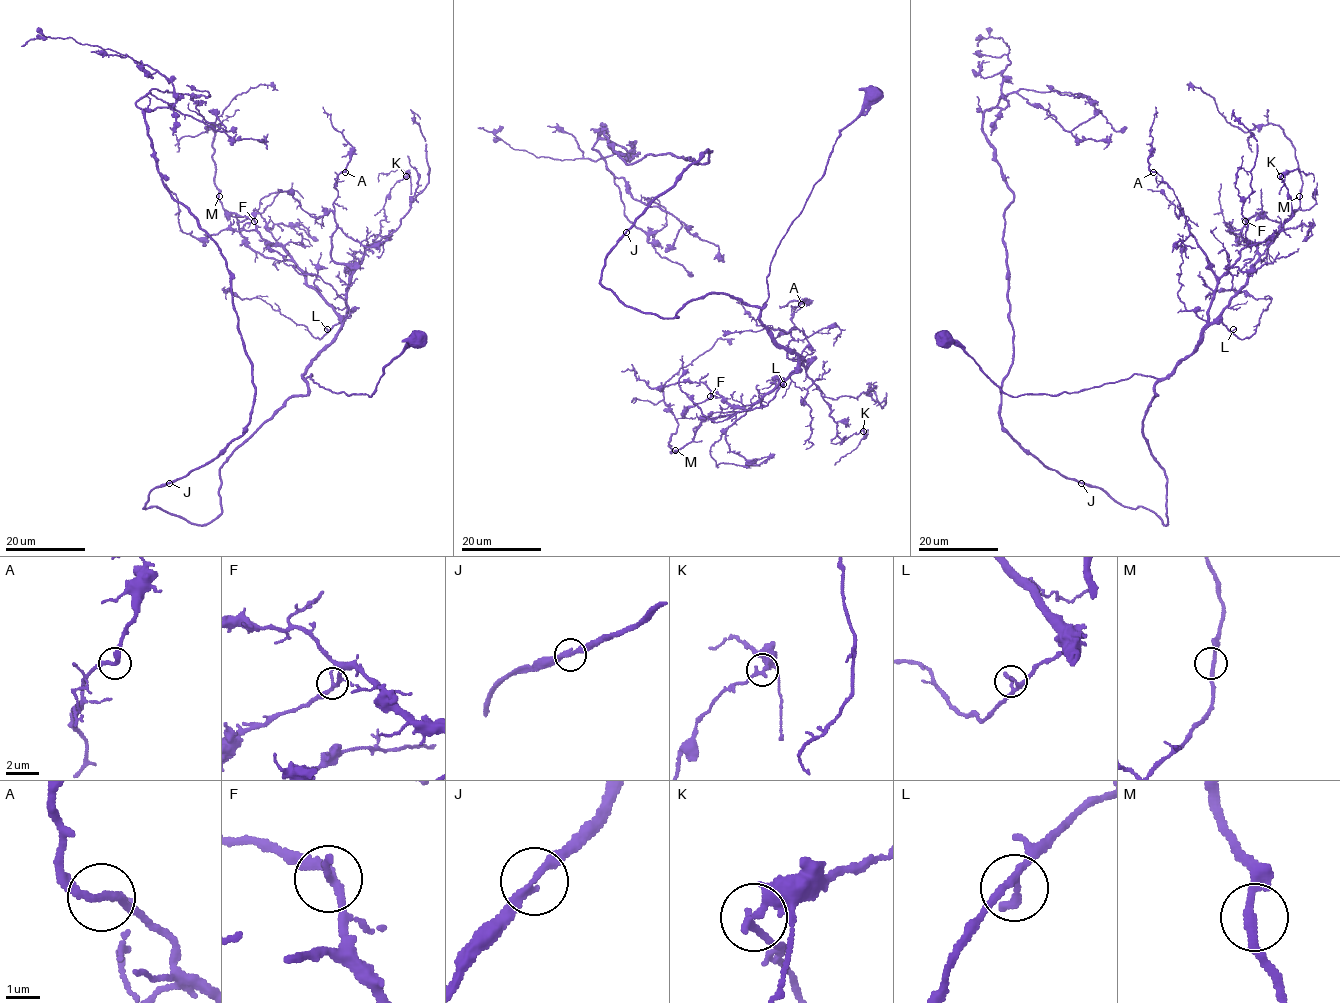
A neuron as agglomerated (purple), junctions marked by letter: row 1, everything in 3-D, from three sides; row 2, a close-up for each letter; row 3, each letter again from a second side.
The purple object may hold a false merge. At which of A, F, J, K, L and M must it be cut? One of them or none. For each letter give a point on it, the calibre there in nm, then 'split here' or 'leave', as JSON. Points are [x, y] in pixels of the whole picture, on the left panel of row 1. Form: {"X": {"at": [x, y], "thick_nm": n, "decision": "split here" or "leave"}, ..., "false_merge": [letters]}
{"A": {"at": [345, 172], "thick_nm": 220, "decision": "leave"}, "F": {"at": [254, 221], "thick_nm": 240, "decision": "leave"}, "J": {"at": [169, 483], "thick_nm": 260, "decision": "leave"}, "K": {"at": [406, 176], "thick_nm": 260, "decision": "leave"}, "L": {"at": [327, 329], "thick_nm": 200, "decision": "leave"}, "M": {"at": [219, 196], "thick_nm": 240, "decision": "leave"}, "false_merge": []}

